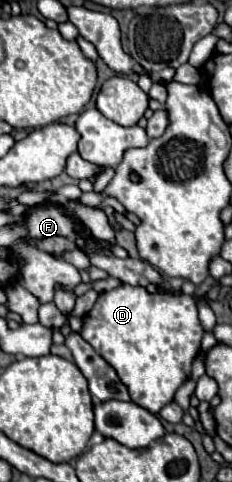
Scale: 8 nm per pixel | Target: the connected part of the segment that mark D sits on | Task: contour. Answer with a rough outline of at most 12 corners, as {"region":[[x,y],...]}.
{"region":[[123,283],[81,335],[157,415],[191,377],[191,295]]}

